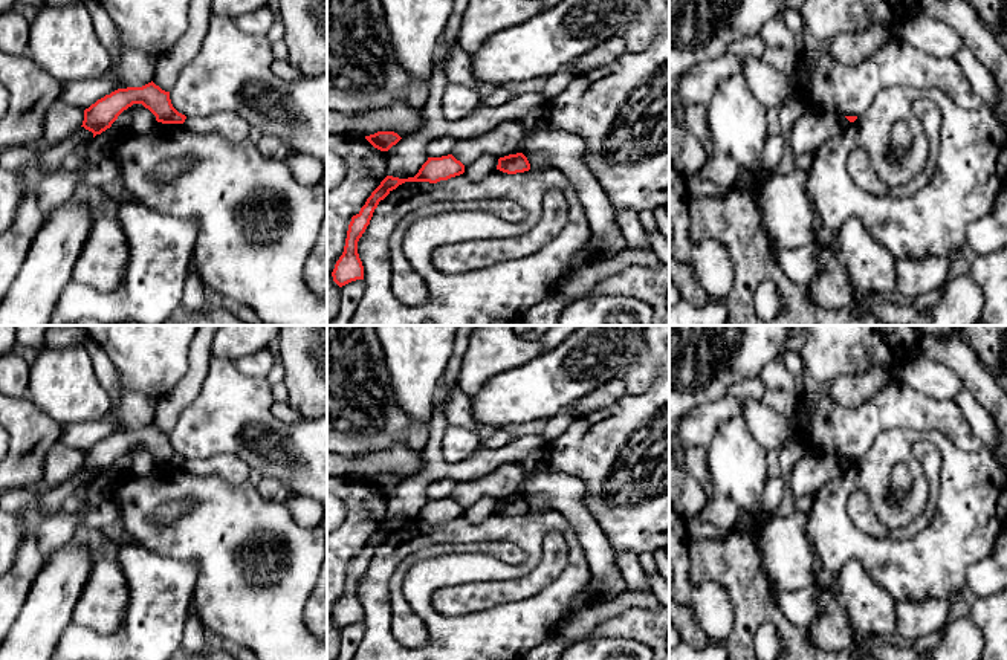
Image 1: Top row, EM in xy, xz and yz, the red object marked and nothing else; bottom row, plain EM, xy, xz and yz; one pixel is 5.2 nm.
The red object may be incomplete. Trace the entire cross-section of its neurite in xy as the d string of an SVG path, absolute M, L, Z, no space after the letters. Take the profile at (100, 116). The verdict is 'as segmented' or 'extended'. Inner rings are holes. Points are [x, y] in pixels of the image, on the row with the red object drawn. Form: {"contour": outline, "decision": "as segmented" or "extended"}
{"contour": "M151 81L142 87L118 89L98 99L84 110L81 127L92 131L95 138L110 128L118 116L133 104L142 104L162 124L183 124L186 119L173 107L170 92L162 90Z", "decision": "as segmented"}

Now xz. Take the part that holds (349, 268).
{"contour": "M452 154L442 157L428 157L414 177L399 179L387 176L380 185L371 192L361 211L351 217L348 225L344 252L332 272L333 281L342 287L351 281L364 280L364 266L358 254L358 241L365 232L374 209L393 189L405 182L429 182L437 183L465 173L465 165Z", "decision": "as segmented"}

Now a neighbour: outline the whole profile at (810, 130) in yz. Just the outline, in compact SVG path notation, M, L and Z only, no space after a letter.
M804 113L792 127L788 141L796 156L816 151L825 141L845 131L851 122L839 115Z

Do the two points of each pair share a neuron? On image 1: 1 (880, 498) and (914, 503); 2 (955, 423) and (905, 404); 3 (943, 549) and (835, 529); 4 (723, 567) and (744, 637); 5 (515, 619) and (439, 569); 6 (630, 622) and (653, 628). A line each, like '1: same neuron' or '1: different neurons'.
1: same neuron
2: same neuron
3: same neuron
4: same neuron
5: same neuron
6: same neuron

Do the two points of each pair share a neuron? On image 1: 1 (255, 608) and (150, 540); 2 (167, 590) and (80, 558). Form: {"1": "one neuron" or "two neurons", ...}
{"1": "one neuron", "2": "two neurons"}

